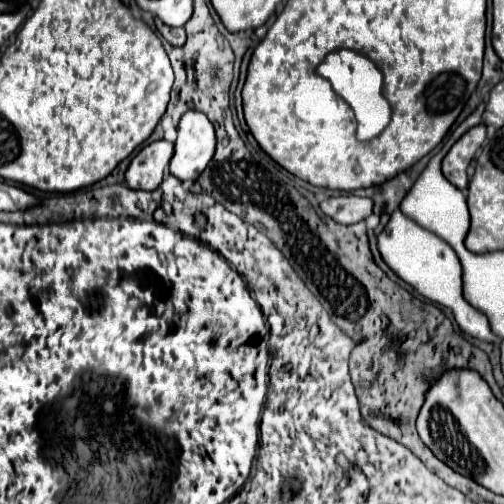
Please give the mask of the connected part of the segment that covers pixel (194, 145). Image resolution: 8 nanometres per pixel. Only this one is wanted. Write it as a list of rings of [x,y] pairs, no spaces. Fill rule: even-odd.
[[[186,111],[178,123],[170,173],[184,179],[196,179],[210,163],[216,149],[216,133],[210,119],[200,111]]]

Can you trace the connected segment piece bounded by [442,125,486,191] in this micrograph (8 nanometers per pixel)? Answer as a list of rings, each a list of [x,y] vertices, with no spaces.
[[[476,125],[472,127],[468,133],[464,133],[456,143],[454,147],[450,149],[450,153],[444,157],[442,161],[442,173],[444,177],[460,187],[460,191],[466,191],[468,189],[468,165],[470,161],[474,159],[476,151],[482,147],[486,139],[486,125]]]

